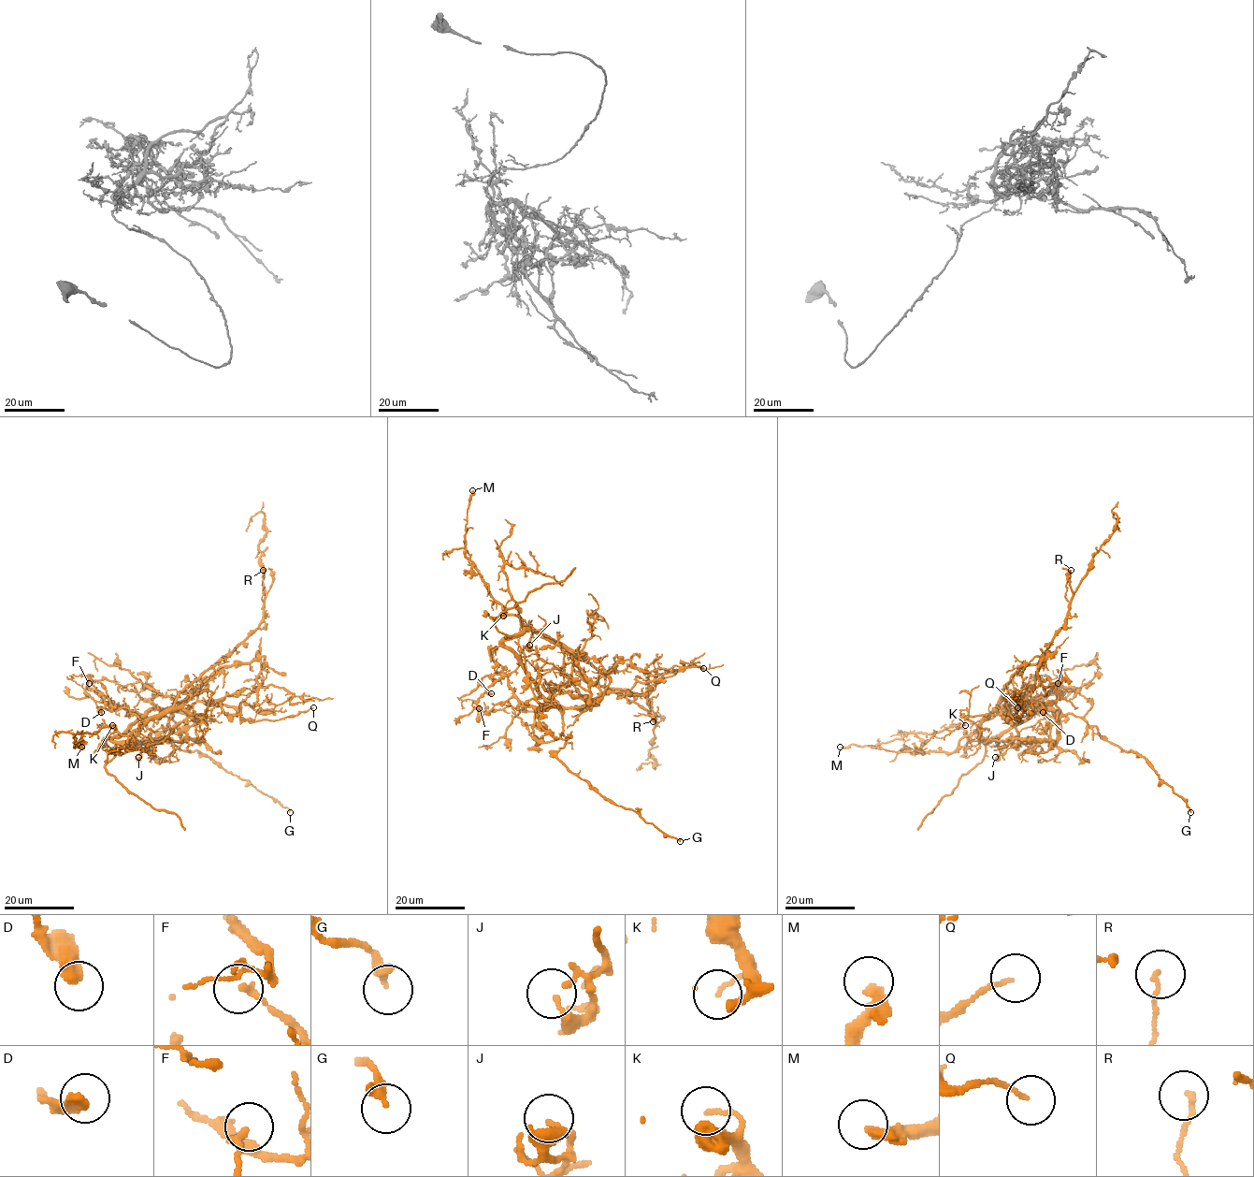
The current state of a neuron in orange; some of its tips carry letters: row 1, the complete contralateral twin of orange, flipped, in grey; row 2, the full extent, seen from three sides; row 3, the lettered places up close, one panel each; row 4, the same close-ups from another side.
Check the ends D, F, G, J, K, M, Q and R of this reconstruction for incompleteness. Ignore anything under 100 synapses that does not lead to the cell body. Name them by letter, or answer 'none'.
none

